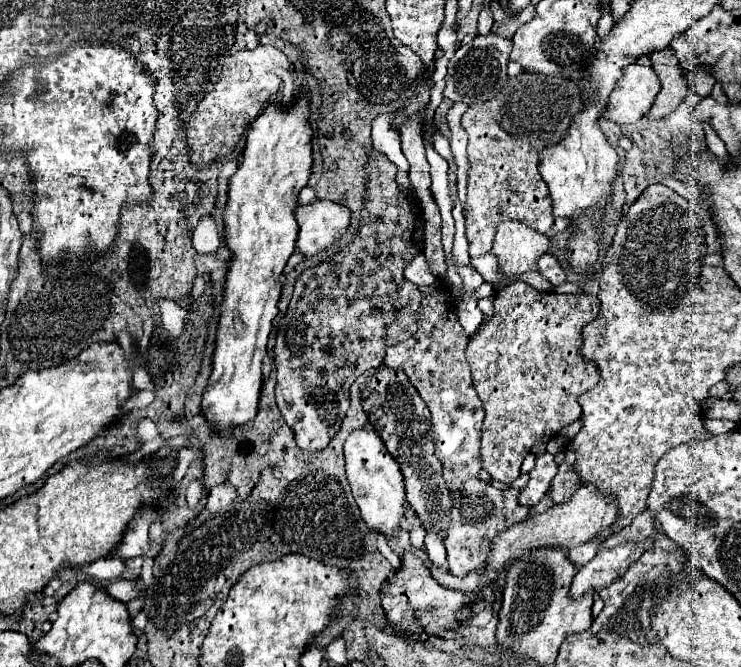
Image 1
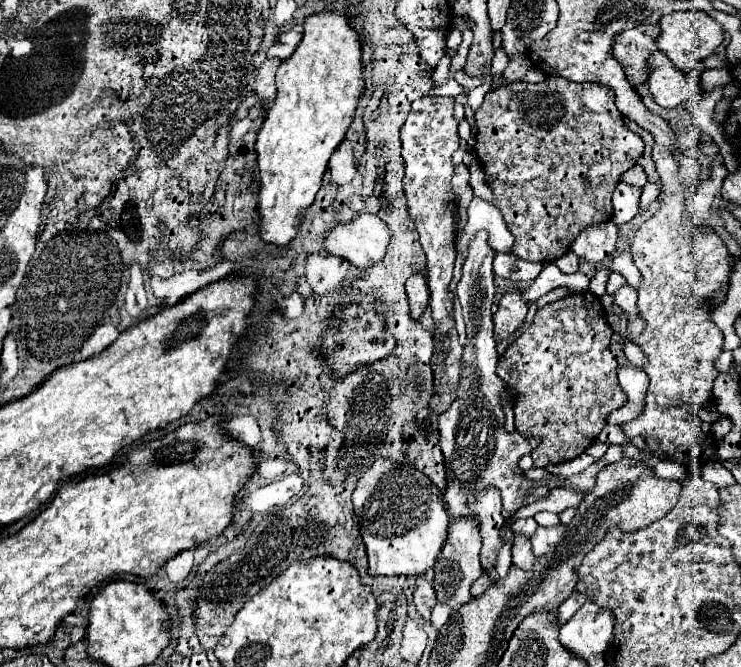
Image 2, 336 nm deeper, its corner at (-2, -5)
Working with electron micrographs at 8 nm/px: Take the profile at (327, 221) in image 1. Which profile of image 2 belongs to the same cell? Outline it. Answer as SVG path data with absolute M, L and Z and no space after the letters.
M359 214L347 224L337 224L325 236L325 250L357 268L377 264L385 256L391 232L375 214Z

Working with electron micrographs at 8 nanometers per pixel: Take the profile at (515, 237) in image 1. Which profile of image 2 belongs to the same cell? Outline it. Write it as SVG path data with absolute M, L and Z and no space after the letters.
M511 290L505 292L499 300L499 310L497 314L493 314L493 322L495 322L495 338L507 338L511 336L525 320L527 316L527 300L523 298L521 290Z

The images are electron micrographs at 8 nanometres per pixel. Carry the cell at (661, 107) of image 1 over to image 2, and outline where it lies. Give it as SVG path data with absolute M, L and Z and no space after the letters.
M687 10L687 12L673 12L661 18L661 36L657 38L657 48L671 60L671 64L691 76L689 72L705 60L721 42L723 42L723 26L709 18L703 10Z

